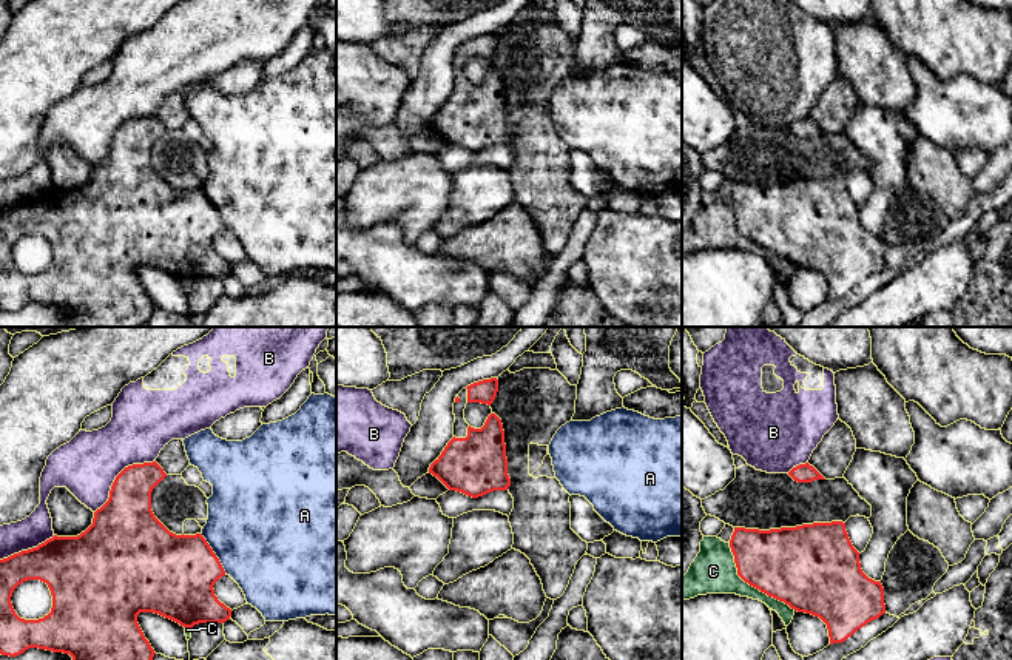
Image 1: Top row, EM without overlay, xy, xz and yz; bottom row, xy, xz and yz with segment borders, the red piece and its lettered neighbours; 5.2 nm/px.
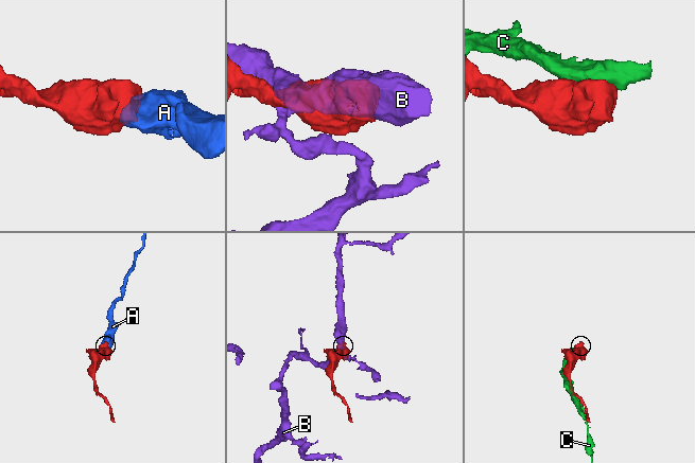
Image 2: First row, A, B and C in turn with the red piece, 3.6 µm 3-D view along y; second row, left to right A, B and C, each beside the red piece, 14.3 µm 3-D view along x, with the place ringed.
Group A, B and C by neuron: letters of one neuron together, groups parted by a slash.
A / B / C

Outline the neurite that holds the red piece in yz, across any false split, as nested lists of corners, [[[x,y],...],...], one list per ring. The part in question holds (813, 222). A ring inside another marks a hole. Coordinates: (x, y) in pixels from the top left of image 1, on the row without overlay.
[[[813,177],[796,182],[770,185],[734,182],[730,194],[737,230],[761,247],[784,256],[798,267],[819,271],[828,284],[830,299],[842,298],[858,284],[886,268],[884,242],[881,236],[869,233],[859,217],[859,207],[853,202],[845,177]]]

